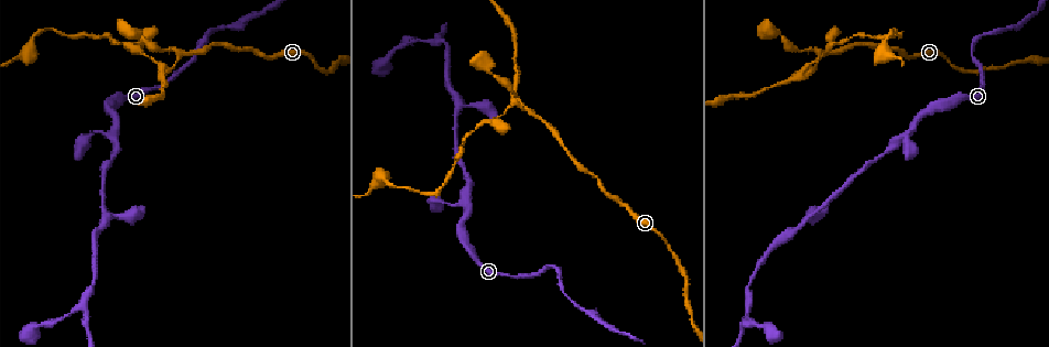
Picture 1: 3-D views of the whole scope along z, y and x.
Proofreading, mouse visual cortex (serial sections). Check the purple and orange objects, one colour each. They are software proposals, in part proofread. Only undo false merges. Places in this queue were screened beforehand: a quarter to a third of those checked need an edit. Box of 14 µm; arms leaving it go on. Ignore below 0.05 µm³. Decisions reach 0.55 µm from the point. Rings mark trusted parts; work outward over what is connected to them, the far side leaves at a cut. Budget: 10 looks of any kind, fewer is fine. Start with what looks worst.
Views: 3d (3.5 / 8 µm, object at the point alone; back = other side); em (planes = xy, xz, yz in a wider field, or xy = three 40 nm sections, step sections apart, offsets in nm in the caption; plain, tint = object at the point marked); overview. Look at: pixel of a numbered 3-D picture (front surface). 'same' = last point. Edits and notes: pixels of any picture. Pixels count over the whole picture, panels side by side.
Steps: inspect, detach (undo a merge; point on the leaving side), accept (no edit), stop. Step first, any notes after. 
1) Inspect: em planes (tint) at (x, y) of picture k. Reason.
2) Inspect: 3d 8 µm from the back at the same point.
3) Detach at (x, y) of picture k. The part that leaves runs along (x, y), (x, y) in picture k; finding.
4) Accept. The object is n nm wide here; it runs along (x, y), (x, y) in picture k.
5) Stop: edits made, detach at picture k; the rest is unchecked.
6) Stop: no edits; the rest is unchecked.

Inspect: 3d 3.5 µm at (181, 57) of picture 1. Three-way junction.

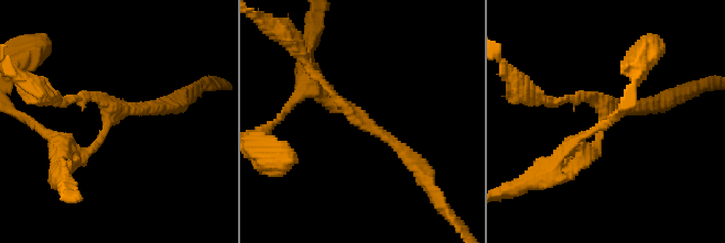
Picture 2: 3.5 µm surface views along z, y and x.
Inspect: em xy step 1 (tint) at (608, 112) of picture 2. 3 arms meet here; the arms are 100, 150, 200 nm wide.

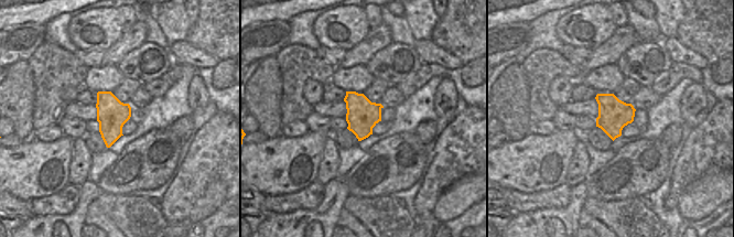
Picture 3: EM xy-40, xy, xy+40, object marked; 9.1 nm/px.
Accept. The object is 280 nm wide here; it runs along (419, 167), (381, 133), (317, 91) in picture 2; all the same cell.

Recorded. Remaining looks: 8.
Inspect: 3d 3.5 µm from the back at (103, 214) of picture 1. Side arm on a straight run.

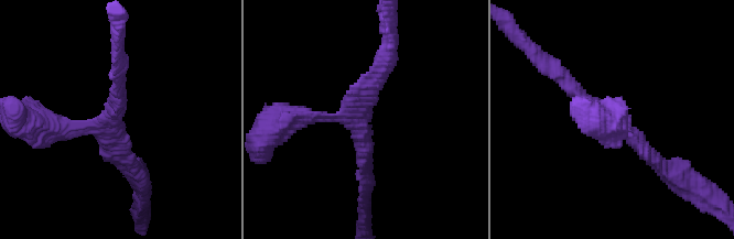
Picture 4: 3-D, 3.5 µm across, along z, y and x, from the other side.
Inspect: em xy step 2 (tint) at (112, 118) of picture 4. Now the EM.

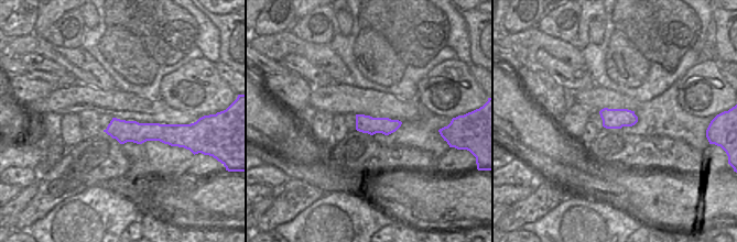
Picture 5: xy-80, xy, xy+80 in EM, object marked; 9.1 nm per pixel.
Accept. The arms are 200, 200, 250 nm wide; it runs along (553, 68), (660, 166) in picture 4; continuous, no second cell.

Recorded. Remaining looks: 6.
Inspect: 3d 3.5 µm from the back at (750, 302) of picture 1. Arms part here.

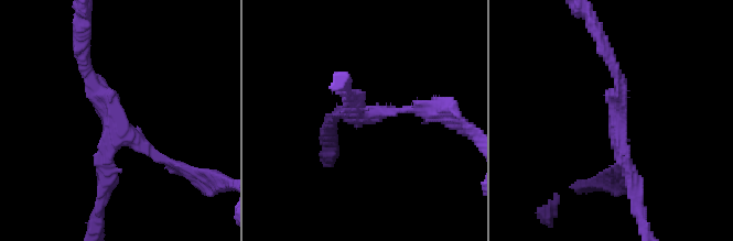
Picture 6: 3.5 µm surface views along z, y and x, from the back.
Inspect: em xy step 5 (tint) at (362, 116) of picture 6. 3 arms meet here; the arms are 150, 200, 200 nm wide; now the EM.

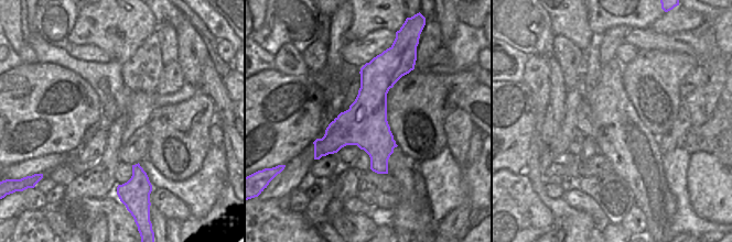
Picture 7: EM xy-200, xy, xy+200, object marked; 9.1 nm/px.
Accept. It runs along (82, 62), (112, 119), (178, 166) in picture 6; one cell here.

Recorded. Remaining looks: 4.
Inspect: 3d 3.5 µm at (163, 82) of picture 1. Sudden change in width.

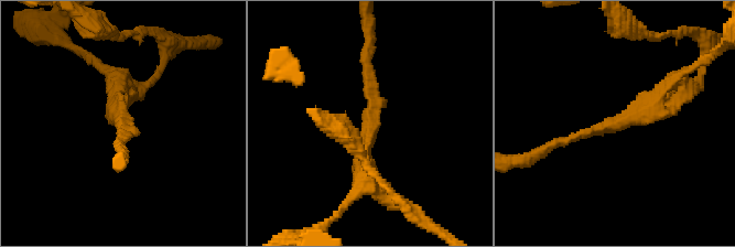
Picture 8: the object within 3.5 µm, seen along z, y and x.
Inspect: em xy step 2 (tint) at (371, 116) of picture 8. The arms are 150, 250 nm wide.

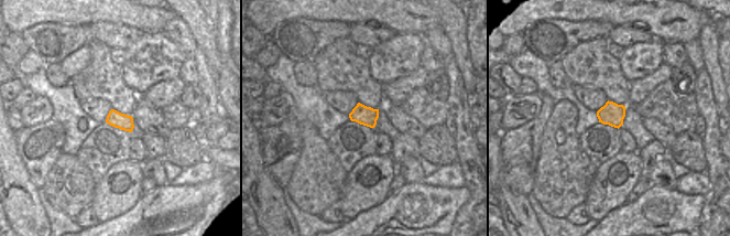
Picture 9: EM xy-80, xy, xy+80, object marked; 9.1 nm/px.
Accept. It runs along (671, 98), (543, 149) in picture 8; continuous, no second cell.

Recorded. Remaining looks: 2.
Stop: no edits; the rest is unchecked.

